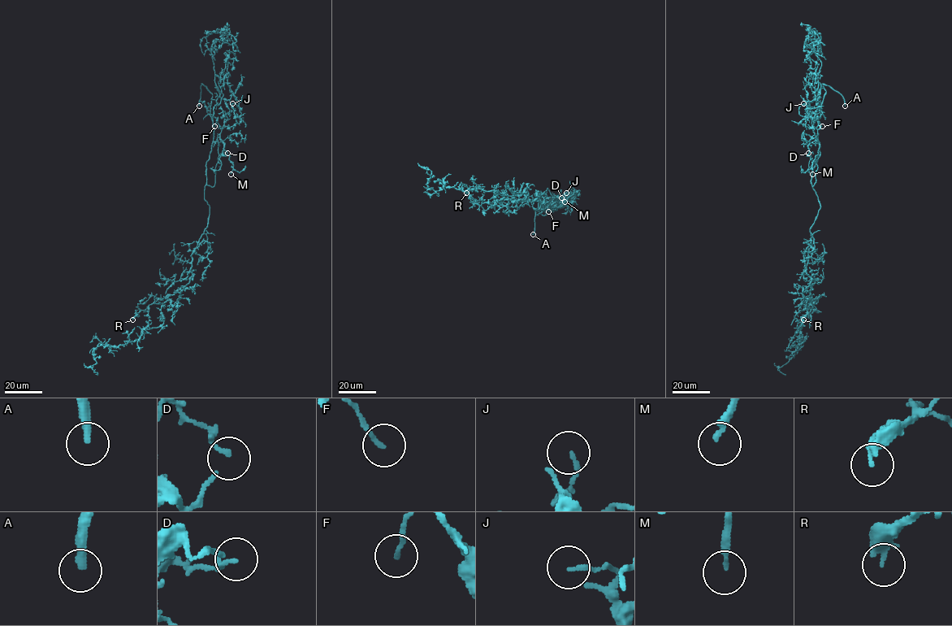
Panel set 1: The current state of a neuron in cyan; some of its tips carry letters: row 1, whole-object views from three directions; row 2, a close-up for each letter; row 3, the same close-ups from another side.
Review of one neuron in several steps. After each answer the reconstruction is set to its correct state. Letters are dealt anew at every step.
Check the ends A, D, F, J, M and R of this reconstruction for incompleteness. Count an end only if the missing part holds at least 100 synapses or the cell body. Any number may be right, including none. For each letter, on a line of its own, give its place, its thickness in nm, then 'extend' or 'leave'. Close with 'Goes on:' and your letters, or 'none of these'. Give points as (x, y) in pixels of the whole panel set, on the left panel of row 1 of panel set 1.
A: (199, 106) | 300 nm | extend
D: (227, 153) | 110 nm | leave
F: (214, 126) | 130 nm | leave
J: (232, 103) | 130 nm | leave
M: (231, 174) | 180 nm | extend
R: (132, 319) | 360 nm | leave
Goes on: A, M

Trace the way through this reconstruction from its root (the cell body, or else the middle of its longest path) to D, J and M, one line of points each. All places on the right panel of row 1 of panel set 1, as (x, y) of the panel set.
D: (819, 211), (820, 201), (811, 182), (813, 167), (820, 154), (818, 137), (809, 144), (808, 153)
J: (819, 211), (811, 176), (819, 143), (798, 107), (820, 93), (819, 83), (807, 117), (803, 103)
M: (819, 211), (820, 201), (811, 185), (815, 182), (818, 154), (812, 165), (812, 174)

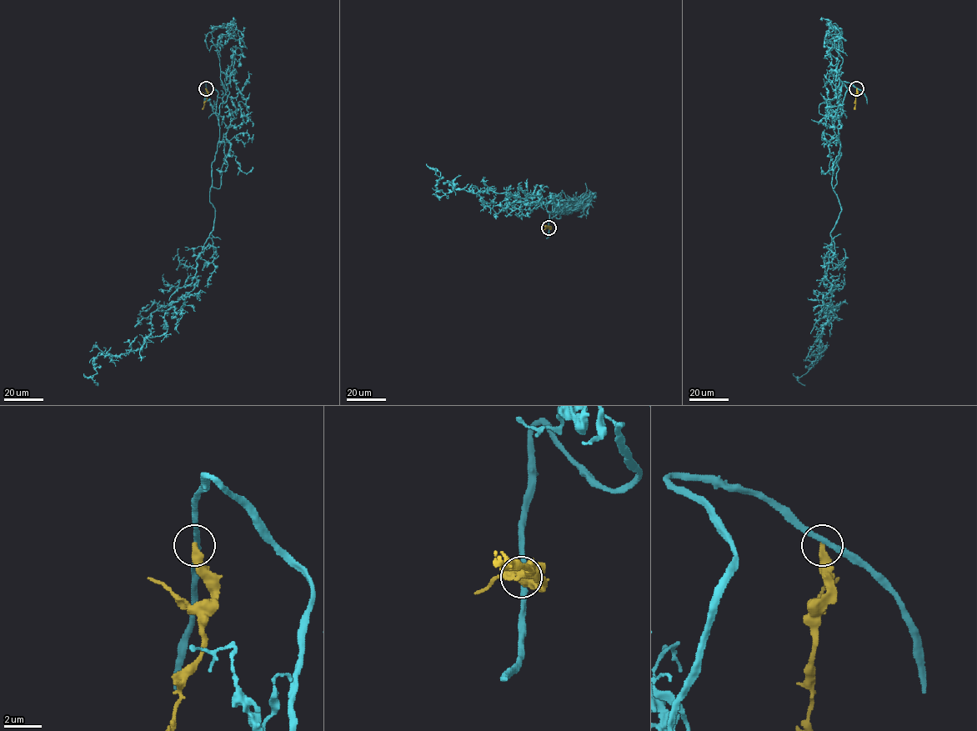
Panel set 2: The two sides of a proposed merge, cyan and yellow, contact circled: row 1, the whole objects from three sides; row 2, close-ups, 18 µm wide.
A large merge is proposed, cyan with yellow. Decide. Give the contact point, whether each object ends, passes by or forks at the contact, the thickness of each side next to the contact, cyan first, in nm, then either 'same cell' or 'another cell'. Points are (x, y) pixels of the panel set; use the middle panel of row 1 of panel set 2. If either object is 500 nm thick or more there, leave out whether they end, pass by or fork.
(548, 227) | cyan passes by | yellow ends | 280/400 nm | another cell

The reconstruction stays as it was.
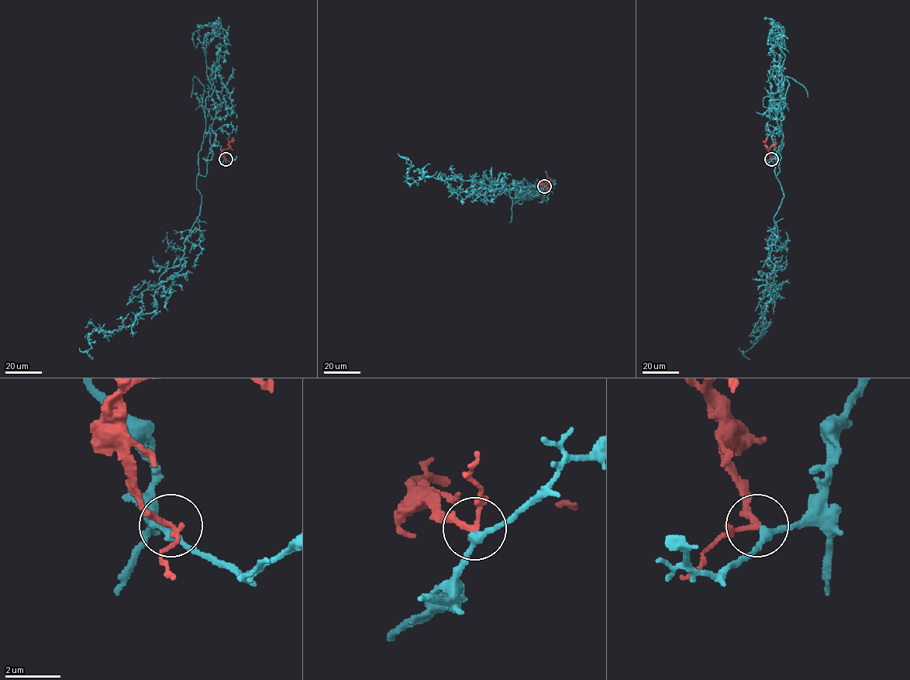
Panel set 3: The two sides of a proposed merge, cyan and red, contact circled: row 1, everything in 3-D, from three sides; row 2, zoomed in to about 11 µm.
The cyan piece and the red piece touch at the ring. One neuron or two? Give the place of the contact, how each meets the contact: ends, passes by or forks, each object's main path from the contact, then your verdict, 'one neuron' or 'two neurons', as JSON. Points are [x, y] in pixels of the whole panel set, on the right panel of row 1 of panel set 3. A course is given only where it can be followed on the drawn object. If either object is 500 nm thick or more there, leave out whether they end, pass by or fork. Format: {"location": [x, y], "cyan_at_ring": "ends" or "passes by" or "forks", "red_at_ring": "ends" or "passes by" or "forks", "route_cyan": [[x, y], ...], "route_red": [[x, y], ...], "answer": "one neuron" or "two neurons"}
{"location": [771, 159], "cyan_at_ring": "passes by", "red_at_ring": "forks", "route_cyan": [[771, 159], [781, 145], [774, 290], [766, 329], [743, 353], [749, 358]], "route_red": [[771, 159], [766, 138]], "answer": "one neuron"}

